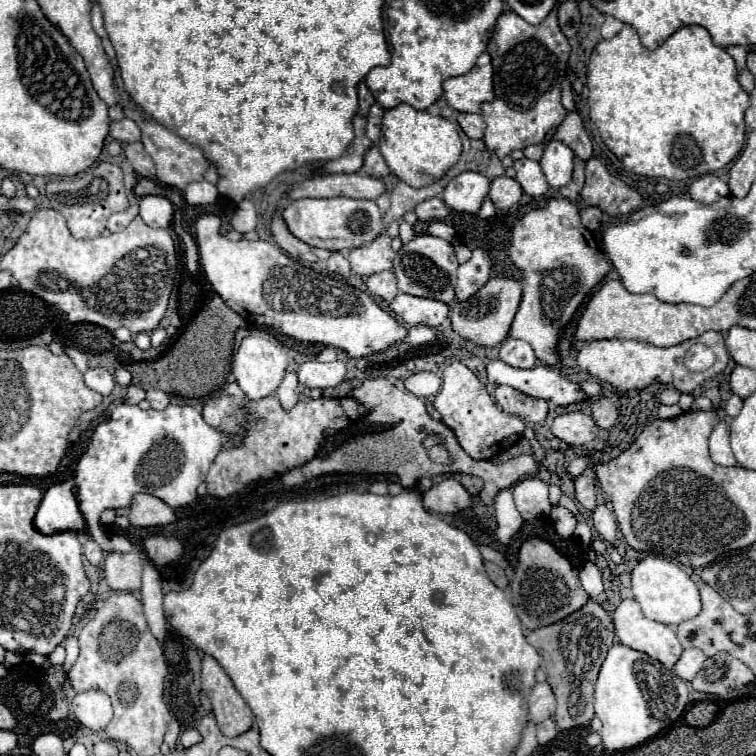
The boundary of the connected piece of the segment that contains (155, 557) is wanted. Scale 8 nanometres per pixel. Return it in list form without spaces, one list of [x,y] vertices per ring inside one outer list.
[[[147,536],[143,542],[143,550],[155,566],[167,566],[183,556],[183,544],[177,538],[165,536]]]

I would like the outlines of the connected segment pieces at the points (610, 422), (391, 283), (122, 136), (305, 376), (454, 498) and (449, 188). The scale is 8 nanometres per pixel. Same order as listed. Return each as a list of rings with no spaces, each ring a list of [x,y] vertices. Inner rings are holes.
[[[603,396],[593,402],[593,420],[599,427],[610,429],[617,423],[617,419],[617,408],[609,398]]]
[[[391,270],[377,272],[377,274],[369,276],[367,278],[367,288],[369,288],[369,292],[381,296],[385,302],[391,302],[399,294],[397,278],[395,278],[395,274]]]
[[[123,118],[119,122],[111,122],[109,134],[119,140],[119,142],[141,142],[141,130],[139,124],[133,122],[131,118]]]
[[[309,360],[305,364],[301,364],[299,372],[299,384],[305,388],[329,388],[329,386],[337,386],[339,382],[343,382],[345,378],[345,364],[341,360],[335,362],[317,362],[317,360]]]
[[[445,478],[439,484],[433,484],[421,496],[423,506],[431,512],[459,512],[469,508],[471,496],[455,478]]]
[[[463,172],[455,176],[443,190],[443,202],[447,208],[461,212],[461,214],[475,214],[479,212],[487,192],[489,180],[477,172]]]

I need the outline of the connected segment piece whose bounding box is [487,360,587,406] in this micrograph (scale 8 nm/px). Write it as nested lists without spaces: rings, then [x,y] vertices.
[[[489,360],[487,378],[491,384],[511,386],[527,396],[541,398],[557,406],[569,406],[587,400],[587,394],[577,382],[561,376],[551,366],[535,366],[529,370],[521,370],[501,360]]]

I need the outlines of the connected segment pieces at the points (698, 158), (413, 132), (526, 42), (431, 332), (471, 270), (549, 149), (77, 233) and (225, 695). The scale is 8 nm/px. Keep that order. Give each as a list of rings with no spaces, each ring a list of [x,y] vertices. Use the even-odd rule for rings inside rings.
[[[631,26],[611,38],[601,40],[587,66],[589,118],[597,126],[607,148],[621,160],[623,168],[633,174],[667,180],[699,178],[725,168],[745,144],[745,110],[749,94],[737,80],[735,60],[725,48],[711,42],[703,26],[683,26],[667,38],[667,50],[645,50]]]
[[[399,104],[383,114],[383,136],[379,150],[391,172],[413,188],[423,188],[437,182],[461,156],[461,138],[455,126],[443,116],[431,116],[425,110],[415,110],[409,104]]]
[[[557,8],[537,26],[527,24],[513,10],[503,12],[495,24],[489,42],[489,54],[495,68],[495,100],[483,102],[481,116],[487,124],[485,144],[499,158],[517,148],[527,148],[545,138],[545,132],[561,124],[567,116],[561,106],[561,80],[565,78],[571,46],[557,24]]]
[[[413,326],[409,328],[409,336],[405,338],[405,346],[421,346],[421,344],[427,344],[427,342],[433,342],[437,338],[437,332],[435,328],[429,328],[429,326]]]
[[[475,248],[473,256],[457,270],[455,298],[459,302],[465,302],[489,280],[489,276],[491,276],[491,258],[481,248]]]
[[[551,140],[545,146],[543,158],[539,160],[543,174],[547,176],[547,182],[553,188],[561,188],[571,180],[573,174],[573,152],[567,144],[561,140]]]
[[[101,162],[73,178],[51,180],[45,186],[45,196],[49,198],[51,206],[67,218],[69,230],[75,238],[101,236],[101,232],[107,226],[107,218],[113,212],[121,212],[129,206],[129,200],[123,188],[123,172],[117,164],[111,164],[111,162]]]
[[[203,656],[201,690],[211,698],[213,716],[225,736],[239,736],[253,724],[253,714],[243,702],[241,694],[233,688],[231,678],[217,664],[213,656]]]

